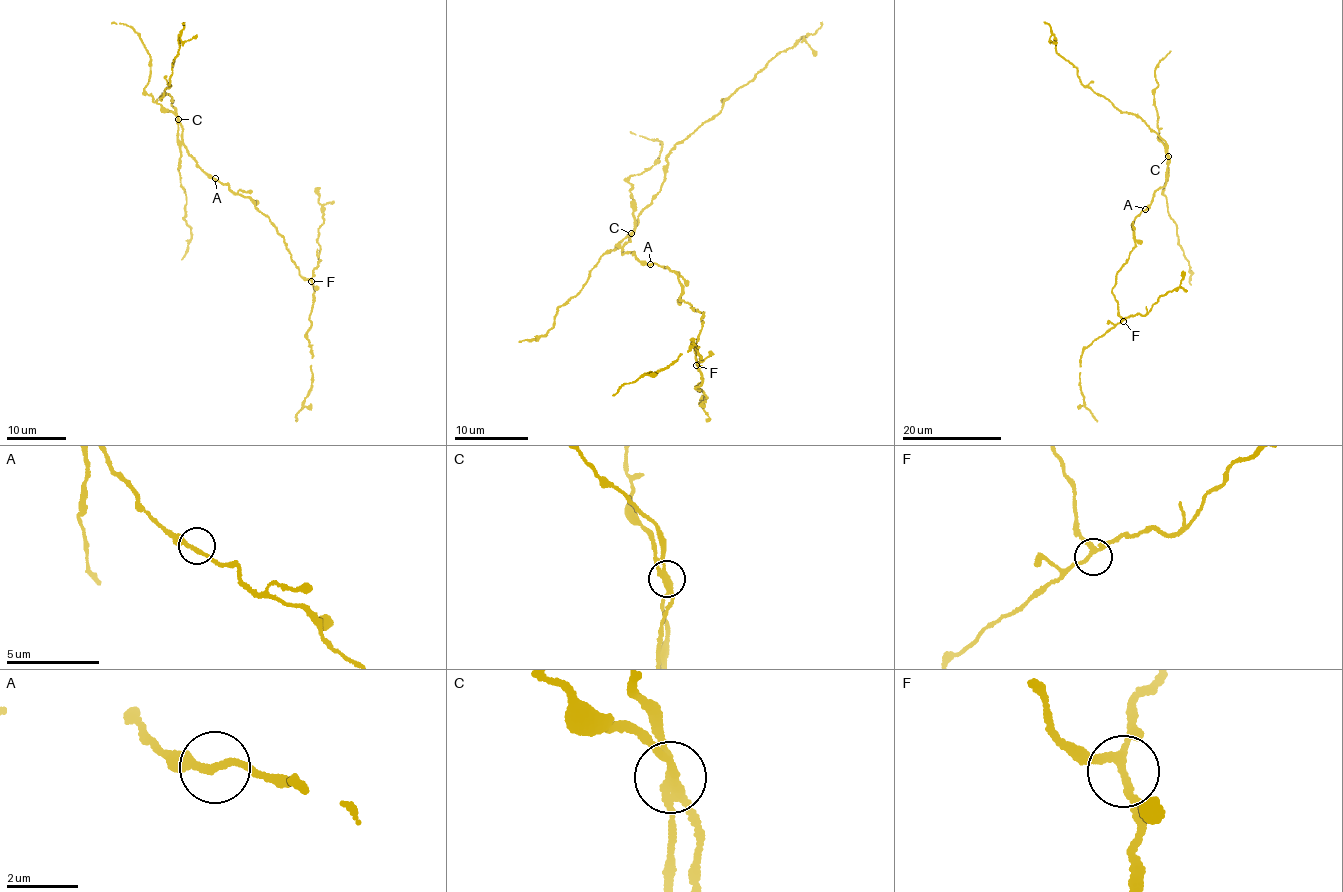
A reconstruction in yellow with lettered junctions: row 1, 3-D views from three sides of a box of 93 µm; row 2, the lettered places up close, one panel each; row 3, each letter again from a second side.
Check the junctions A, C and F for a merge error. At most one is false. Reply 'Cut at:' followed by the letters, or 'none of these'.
Cut at: C

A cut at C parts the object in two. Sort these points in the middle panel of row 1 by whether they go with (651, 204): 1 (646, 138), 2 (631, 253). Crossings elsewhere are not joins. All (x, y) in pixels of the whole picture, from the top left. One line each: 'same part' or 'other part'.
1: other part
2: other part

